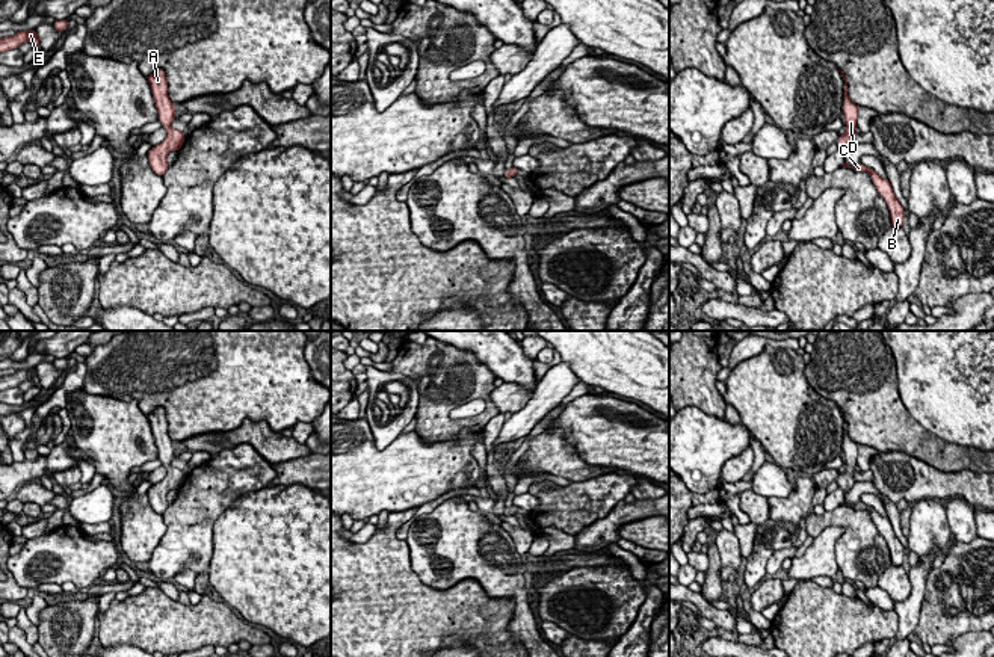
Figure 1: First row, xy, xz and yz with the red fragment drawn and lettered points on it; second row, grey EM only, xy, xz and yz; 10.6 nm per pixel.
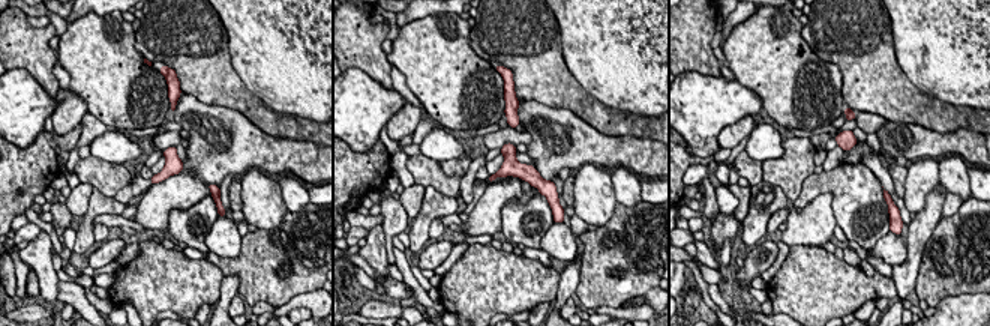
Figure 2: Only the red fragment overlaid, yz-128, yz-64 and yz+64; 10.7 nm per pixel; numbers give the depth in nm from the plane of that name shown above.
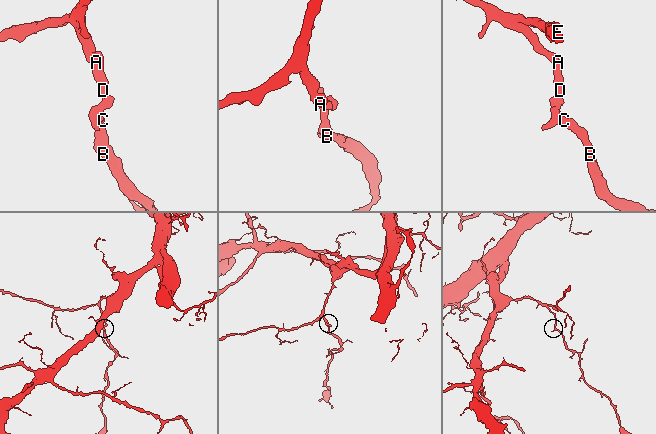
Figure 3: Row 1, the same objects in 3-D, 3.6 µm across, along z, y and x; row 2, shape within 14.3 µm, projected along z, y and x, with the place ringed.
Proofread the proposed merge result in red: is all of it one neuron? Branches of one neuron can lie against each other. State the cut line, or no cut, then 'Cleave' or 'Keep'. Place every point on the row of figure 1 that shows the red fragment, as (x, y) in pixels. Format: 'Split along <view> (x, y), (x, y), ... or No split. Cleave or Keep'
No split. Keep

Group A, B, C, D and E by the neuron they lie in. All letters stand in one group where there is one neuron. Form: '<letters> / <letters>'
A B C D E

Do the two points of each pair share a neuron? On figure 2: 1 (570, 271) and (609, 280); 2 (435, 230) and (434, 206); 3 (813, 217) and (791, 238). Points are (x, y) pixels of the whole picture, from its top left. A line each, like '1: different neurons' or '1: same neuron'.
1: different neurons
2: different neurons
3: same neuron

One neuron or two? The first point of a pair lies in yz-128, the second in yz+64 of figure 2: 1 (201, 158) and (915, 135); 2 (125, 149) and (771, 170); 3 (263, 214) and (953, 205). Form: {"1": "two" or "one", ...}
{"1": "one", "2": "two", "3": "two"}

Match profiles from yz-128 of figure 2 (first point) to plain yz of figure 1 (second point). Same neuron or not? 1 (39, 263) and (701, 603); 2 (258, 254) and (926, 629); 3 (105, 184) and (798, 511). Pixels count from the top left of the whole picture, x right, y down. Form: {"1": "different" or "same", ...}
{"1": "different", "2": "same", "3": "different"}

